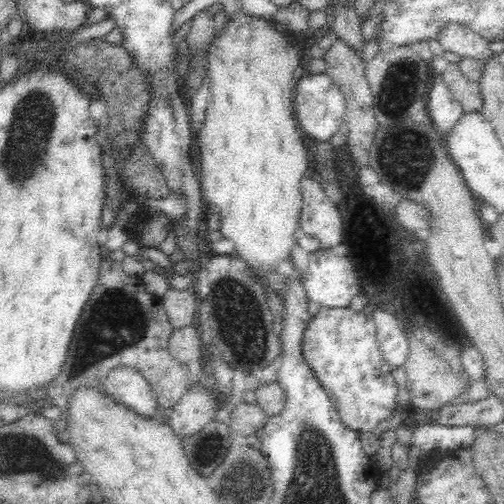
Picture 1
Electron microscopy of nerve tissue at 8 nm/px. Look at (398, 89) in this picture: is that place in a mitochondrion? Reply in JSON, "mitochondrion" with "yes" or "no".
{"mitochondrion":"yes"}

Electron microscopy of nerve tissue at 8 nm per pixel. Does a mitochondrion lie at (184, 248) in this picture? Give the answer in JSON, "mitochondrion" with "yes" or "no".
{"mitochondrion":"no"}

